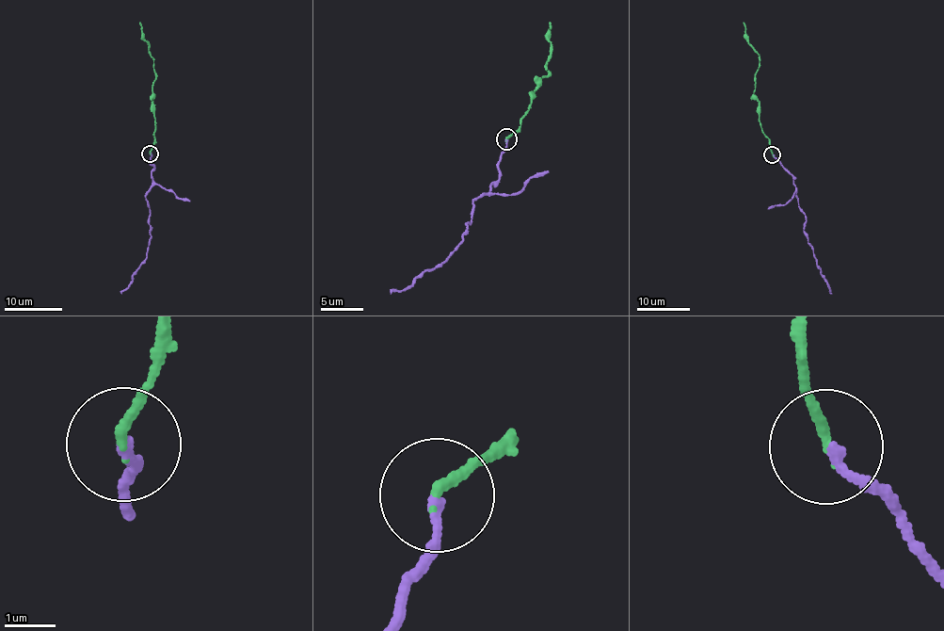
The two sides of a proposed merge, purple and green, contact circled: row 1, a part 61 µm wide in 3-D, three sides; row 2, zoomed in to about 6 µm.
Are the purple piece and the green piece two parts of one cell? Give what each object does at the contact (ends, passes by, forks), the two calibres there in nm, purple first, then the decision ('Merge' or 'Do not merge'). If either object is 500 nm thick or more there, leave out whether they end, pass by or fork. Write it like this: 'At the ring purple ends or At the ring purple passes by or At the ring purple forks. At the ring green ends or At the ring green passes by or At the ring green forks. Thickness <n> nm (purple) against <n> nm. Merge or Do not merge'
At the ring purple ends. At the ring green ends. Thickness 200 nm (purple) against 180 nm. Merge

